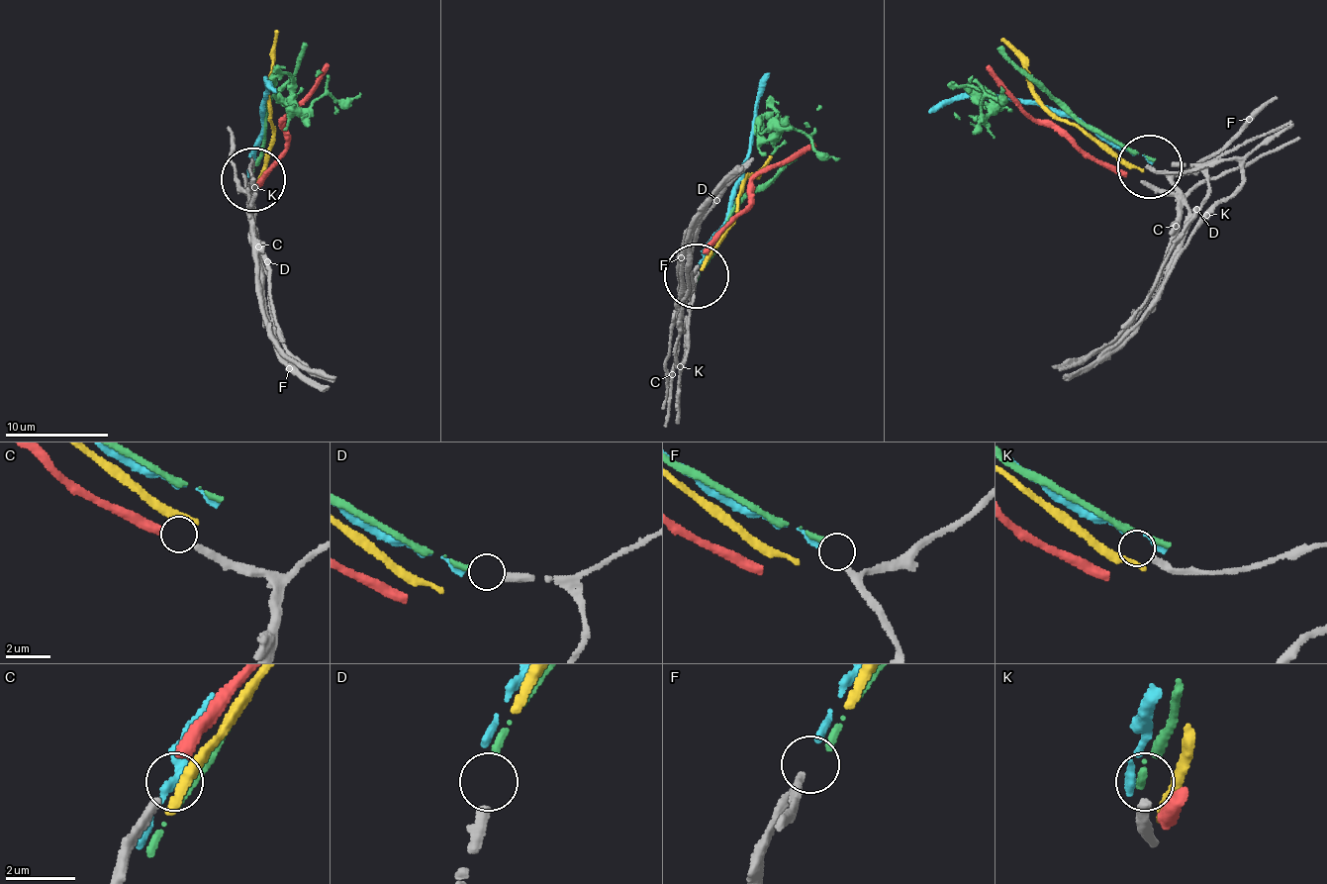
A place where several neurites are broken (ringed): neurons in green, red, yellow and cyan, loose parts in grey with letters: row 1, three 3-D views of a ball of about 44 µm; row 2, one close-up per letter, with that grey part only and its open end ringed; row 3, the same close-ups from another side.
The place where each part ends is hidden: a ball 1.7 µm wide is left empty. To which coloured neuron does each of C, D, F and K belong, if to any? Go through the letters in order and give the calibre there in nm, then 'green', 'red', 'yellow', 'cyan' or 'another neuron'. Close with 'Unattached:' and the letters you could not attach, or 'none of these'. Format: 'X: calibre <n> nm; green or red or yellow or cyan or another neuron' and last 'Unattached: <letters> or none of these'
C: calibre 280 nm; red
D: calibre 360 nm; green
F: calibre 220 nm; cyan
K: calibre 320 nm; another neuron
Unattached: K

